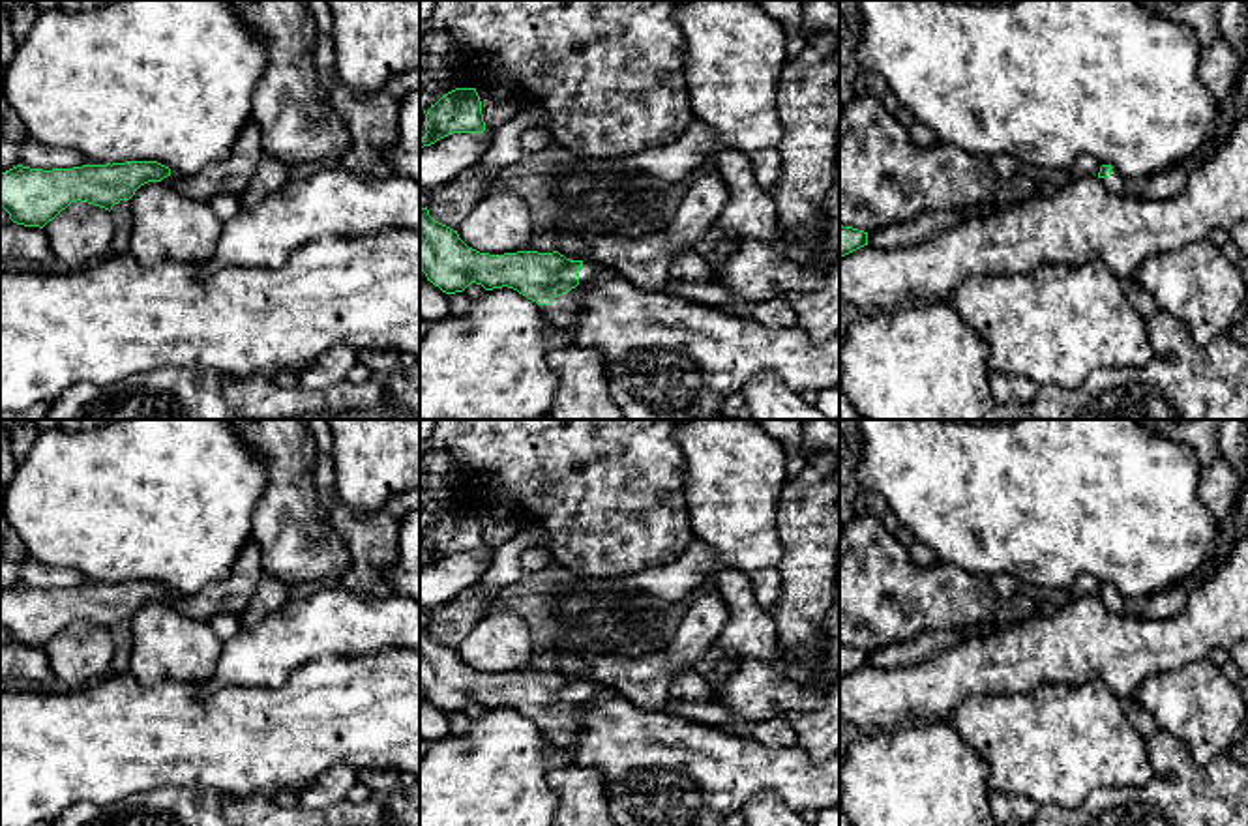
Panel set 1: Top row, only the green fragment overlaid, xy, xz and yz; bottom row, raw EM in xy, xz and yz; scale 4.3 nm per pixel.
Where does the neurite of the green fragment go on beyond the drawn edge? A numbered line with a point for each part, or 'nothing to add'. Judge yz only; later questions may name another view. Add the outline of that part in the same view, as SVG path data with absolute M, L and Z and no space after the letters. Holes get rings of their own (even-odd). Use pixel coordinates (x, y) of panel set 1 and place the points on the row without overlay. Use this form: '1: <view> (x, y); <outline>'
1: yz (1233, 433); M1224 420L1218 433L1218 448L1220 455L1229 461L1239 474L1242 491L1233 511L1220 519L1220 536L1212 553L1212 564L1197 581L1211 579L1226 562L1229 551L1248 534L1248 420ZM1190 579L1169 590L1128 599L1111 586L1111 596L1100 599L1111 612L1143 620L1166 620L1184 609L1188 592L1197 581Z

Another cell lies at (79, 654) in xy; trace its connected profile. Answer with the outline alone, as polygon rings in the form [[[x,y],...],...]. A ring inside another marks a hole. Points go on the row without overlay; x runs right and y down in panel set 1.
[[[77,620],[49,641],[43,650],[56,686],[77,689],[109,674],[114,641],[109,629]]]

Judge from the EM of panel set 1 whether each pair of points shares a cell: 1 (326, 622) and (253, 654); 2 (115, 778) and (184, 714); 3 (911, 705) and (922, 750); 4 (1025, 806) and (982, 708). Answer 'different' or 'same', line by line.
1: same
2: same
3: different
4: different

